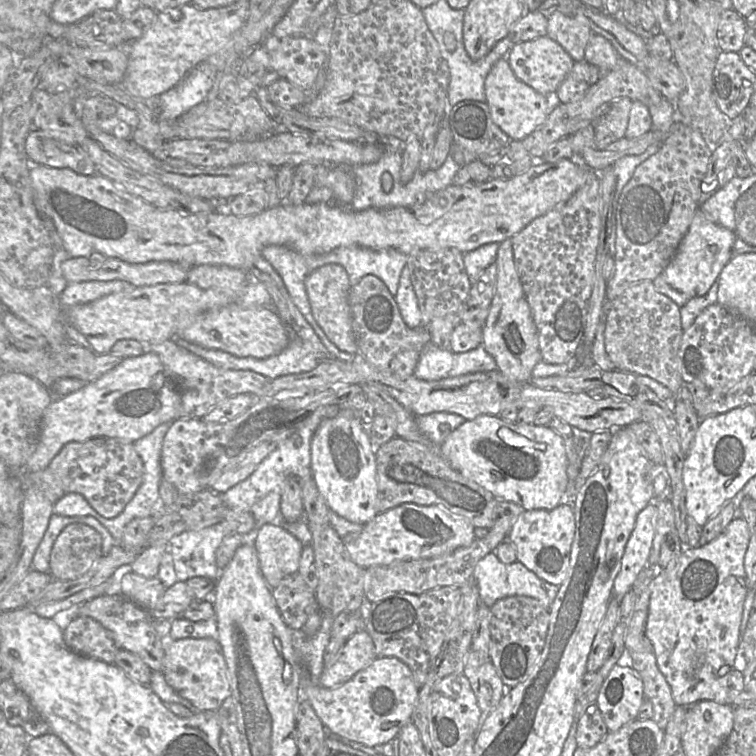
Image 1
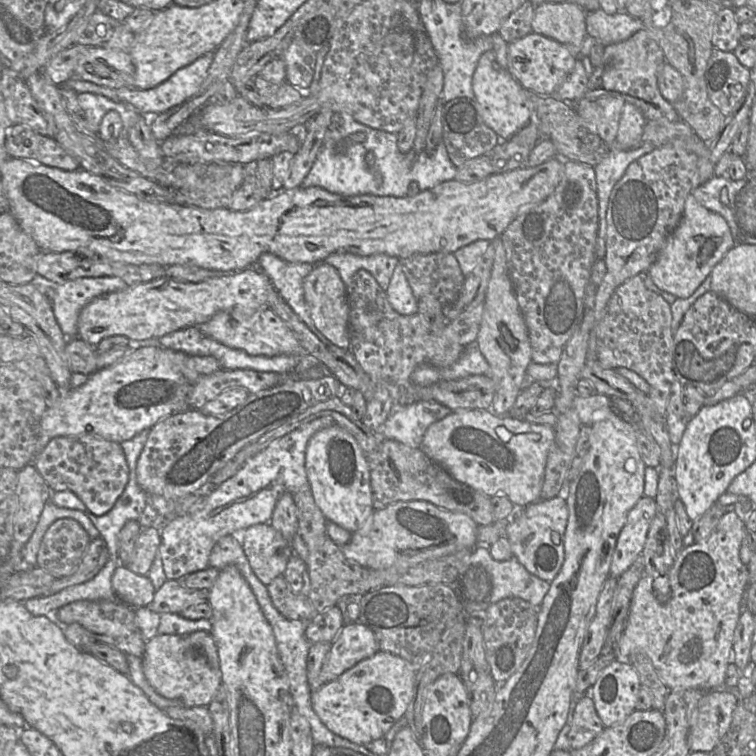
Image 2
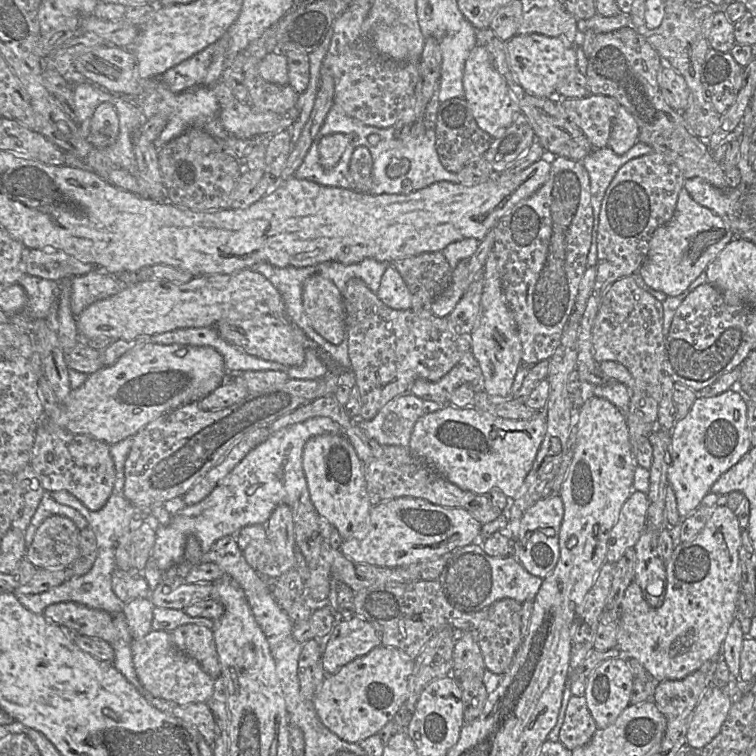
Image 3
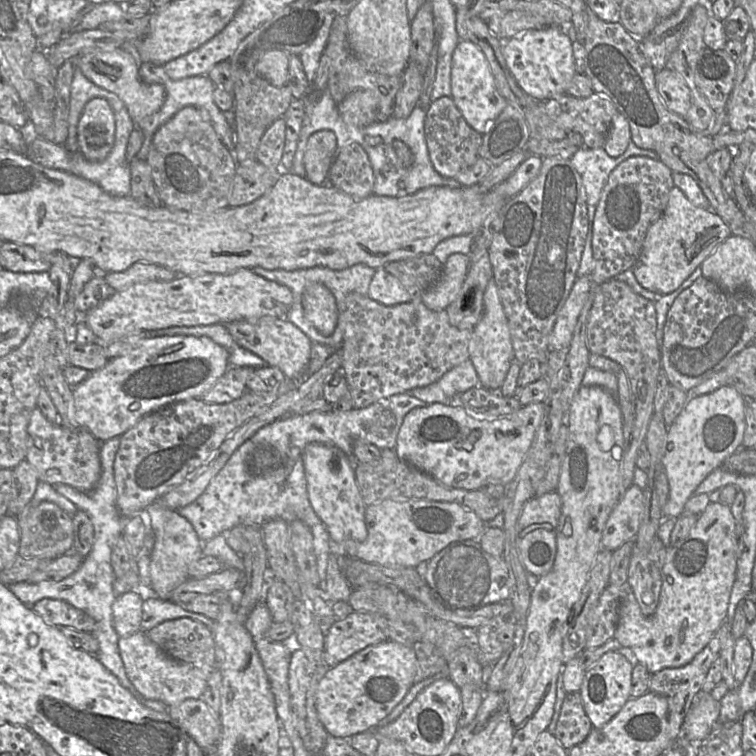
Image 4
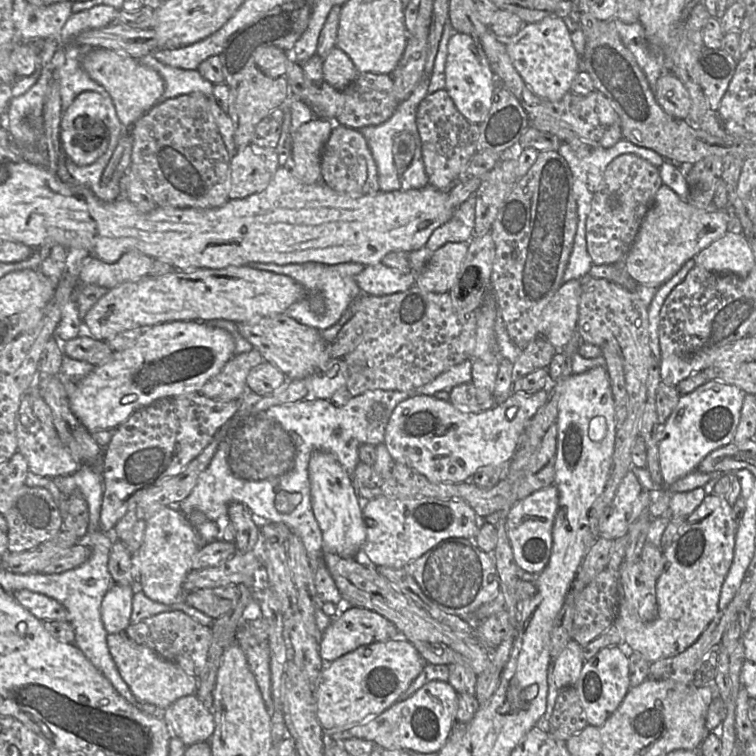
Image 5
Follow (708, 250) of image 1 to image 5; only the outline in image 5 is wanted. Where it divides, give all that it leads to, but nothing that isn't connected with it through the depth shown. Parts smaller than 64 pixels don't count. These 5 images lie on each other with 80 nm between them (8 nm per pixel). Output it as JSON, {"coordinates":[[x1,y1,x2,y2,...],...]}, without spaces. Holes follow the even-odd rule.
{"coordinates":[[663,184,624,258,624,266,638,284,658,288,668,282,687,261,694,259,728,231,725,211,708,212,698,209]]}

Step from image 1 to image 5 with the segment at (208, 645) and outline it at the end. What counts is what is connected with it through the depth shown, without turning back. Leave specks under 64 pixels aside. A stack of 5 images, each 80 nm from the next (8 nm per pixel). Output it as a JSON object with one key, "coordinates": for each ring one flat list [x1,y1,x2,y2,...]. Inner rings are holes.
{"coordinates":[[125,633,108,634,107,644,120,675,139,701,166,710,180,698,195,695,199,685,198,678,183,670,177,663,162,658,151,648,130,639]]}

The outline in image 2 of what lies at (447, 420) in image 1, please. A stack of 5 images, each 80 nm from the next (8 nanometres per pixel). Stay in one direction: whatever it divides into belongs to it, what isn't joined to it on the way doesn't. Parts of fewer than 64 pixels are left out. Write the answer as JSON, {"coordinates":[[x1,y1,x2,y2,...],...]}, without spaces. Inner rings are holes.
{"coordinates":[[437,402,395,404,381,427,381,435,384,439,396,440,411,448,420,448,428,427,451,412,451,409]]}

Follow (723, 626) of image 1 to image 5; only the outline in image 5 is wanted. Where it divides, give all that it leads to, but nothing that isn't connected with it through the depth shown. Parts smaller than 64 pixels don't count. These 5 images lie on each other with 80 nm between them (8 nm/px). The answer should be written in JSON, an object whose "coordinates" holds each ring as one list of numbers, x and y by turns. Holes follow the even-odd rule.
{"coordinates":[[706,494,705,498,703,499,702,503,698,506,698,508,692,514,690,514,689,516,687,516,685,518,683,524,679,528,676,535,673,537,671,543,666,547,662,547,663,548,663,556,664,556,664,565,663,565,661,575,657,578,657,581,656,581,656,597,657,597,657,616,656,616,656,618,654,620,650,621,650,622,639,621,637,618,634,617,634,615,632,615,629,612,628,604,625,601,625,595,624,595,624,600,619,605,619,610,618,610,616,620,615,620,615,625,617,626,618,631,620,633,623,641,626,642,634,651,641,653,649,661,649,663,655,662,655,661,663,659,663,658,673,657,673,656,676,656,676,655,684,652,686,649,688,649,691,645,693,645,697,641,697,639,700,637,700,635,703,633,703,631,708,627,708,625,712,622,712,620,716,617,717,613,720,611,720,609,719,609,719,599,720,599,720,594,721,594,721,588,722,588,723,582,725,580,725,577,727,576,727,573,729,572,729,569,732,565,733,558,734,558,736,528,737,528,736,527,736,512,735,512,734,507,732,507,728,503,726,498,723,497,723,496,720,496,720,495,717,495,717,494]]}

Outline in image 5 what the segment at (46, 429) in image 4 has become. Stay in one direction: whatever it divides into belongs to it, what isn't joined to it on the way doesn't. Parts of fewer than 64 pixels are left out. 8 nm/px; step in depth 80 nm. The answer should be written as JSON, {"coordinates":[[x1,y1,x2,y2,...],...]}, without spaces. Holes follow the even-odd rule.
{"coordinates":[[28,393,21,397,15,421,18,451,27,460,30,472,54,479,59,476,71,475,79,470,81,464,72,457,60,439,48,437,42,429,39,420,32,411,32,396]]}

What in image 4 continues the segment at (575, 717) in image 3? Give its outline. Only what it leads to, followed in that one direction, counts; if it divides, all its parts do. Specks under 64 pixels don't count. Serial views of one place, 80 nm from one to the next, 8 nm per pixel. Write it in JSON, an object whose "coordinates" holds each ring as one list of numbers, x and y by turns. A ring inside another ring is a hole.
{"coordinates":[[567,693,553,735,566,750,570,750,582,743,593,728,585,712,581,694]]}

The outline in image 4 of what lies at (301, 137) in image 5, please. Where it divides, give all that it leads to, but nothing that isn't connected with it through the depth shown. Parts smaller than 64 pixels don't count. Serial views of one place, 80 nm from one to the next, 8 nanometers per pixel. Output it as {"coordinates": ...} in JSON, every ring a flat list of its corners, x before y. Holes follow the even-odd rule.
{"coordinates":[[320,130,311,134,303,156,305,177,314,184,328,184,327,175,337,153,337,137,333,131]]}

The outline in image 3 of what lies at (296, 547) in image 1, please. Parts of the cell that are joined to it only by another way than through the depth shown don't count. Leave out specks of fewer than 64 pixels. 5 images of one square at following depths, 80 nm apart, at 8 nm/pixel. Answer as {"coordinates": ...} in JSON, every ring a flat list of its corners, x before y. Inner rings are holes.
{"coordinates":[[246,526,234,536,247,563,259,575,278,579,283,574,279,572,276,551,269,540,265,526]]}

